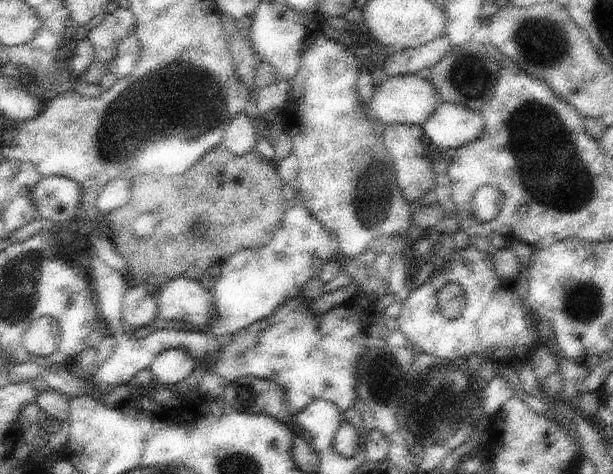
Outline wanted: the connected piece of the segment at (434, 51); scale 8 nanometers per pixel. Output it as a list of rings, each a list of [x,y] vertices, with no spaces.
[[[443,35],[435,40],[418,47],[409,47],[402,51],[395,51],[383,65],[383,72],[389,77],[416,75],[424,68],[434,69],[436,64],[450,51],[452,44]]]

